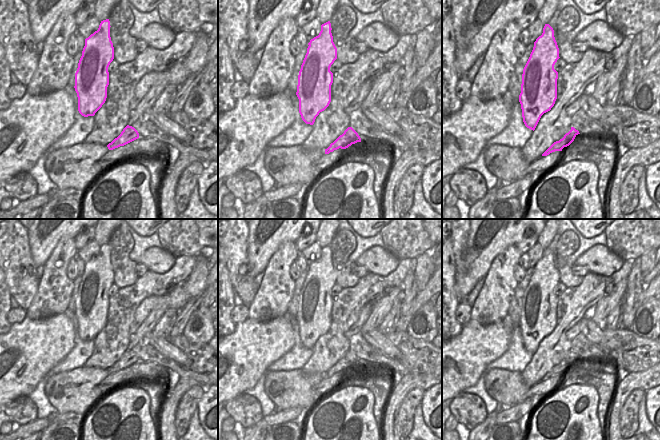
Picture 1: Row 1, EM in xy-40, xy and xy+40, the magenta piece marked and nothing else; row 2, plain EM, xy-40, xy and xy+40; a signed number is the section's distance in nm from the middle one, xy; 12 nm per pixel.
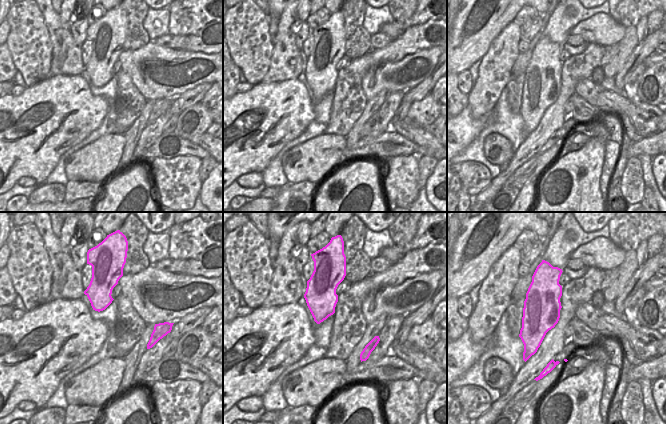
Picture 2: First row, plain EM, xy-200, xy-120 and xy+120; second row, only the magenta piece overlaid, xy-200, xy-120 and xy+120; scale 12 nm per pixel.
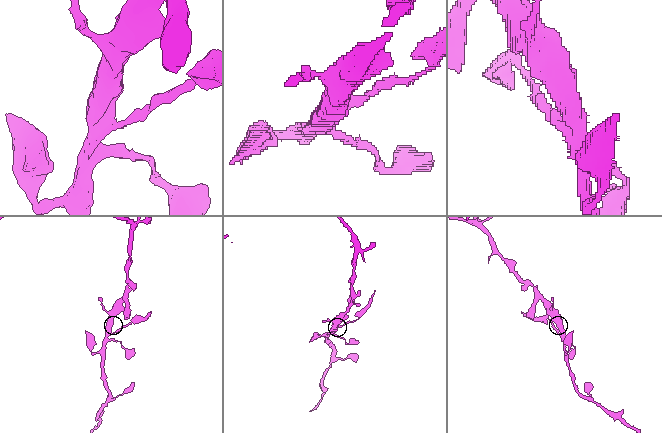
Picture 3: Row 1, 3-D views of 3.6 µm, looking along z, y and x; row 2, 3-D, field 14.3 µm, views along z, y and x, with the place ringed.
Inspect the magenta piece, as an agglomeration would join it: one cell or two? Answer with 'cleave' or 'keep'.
cleave

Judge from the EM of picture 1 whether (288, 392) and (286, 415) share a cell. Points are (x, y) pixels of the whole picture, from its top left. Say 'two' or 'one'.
two

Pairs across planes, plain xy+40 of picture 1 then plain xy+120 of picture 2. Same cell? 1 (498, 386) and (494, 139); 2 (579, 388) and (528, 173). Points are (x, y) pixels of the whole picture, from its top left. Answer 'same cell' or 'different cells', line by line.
1: same cell
2: same cell

